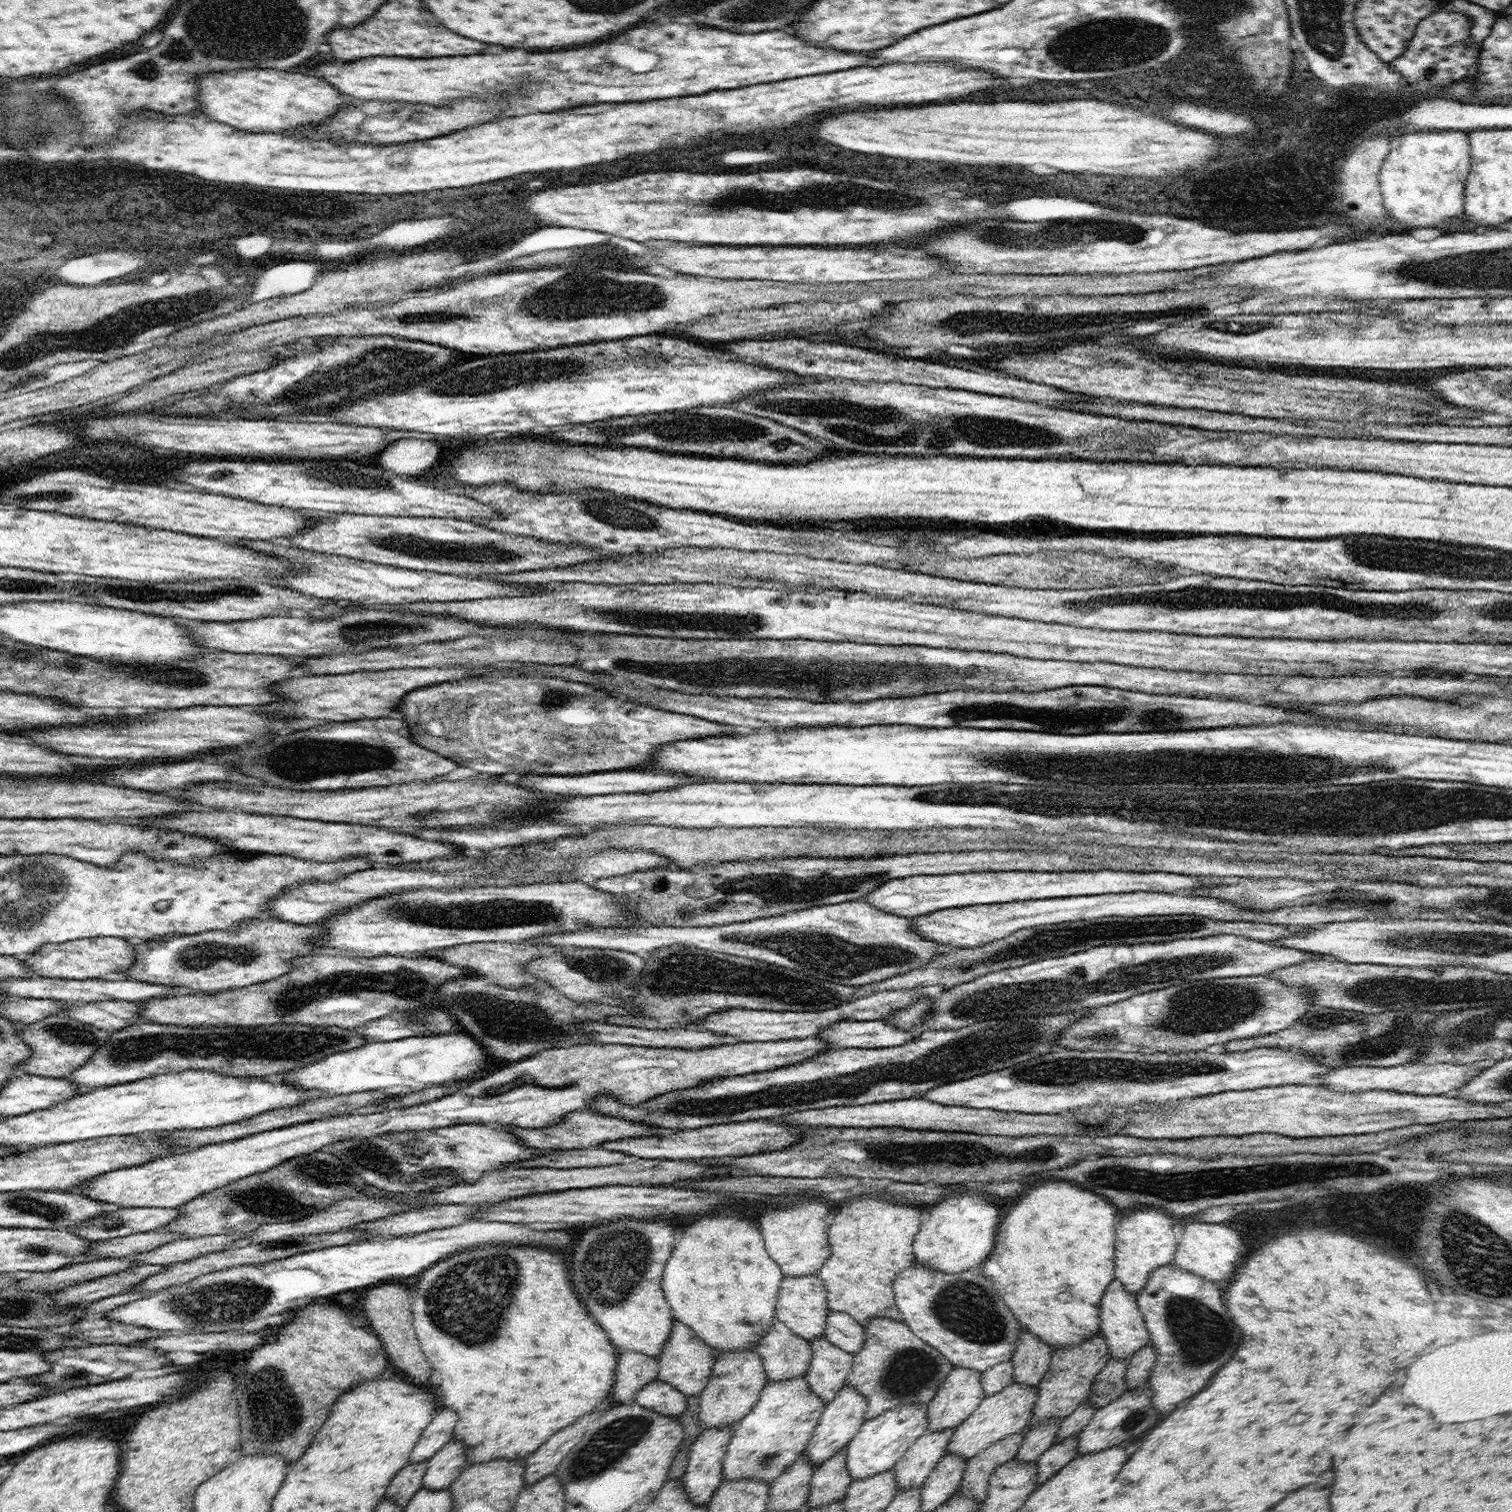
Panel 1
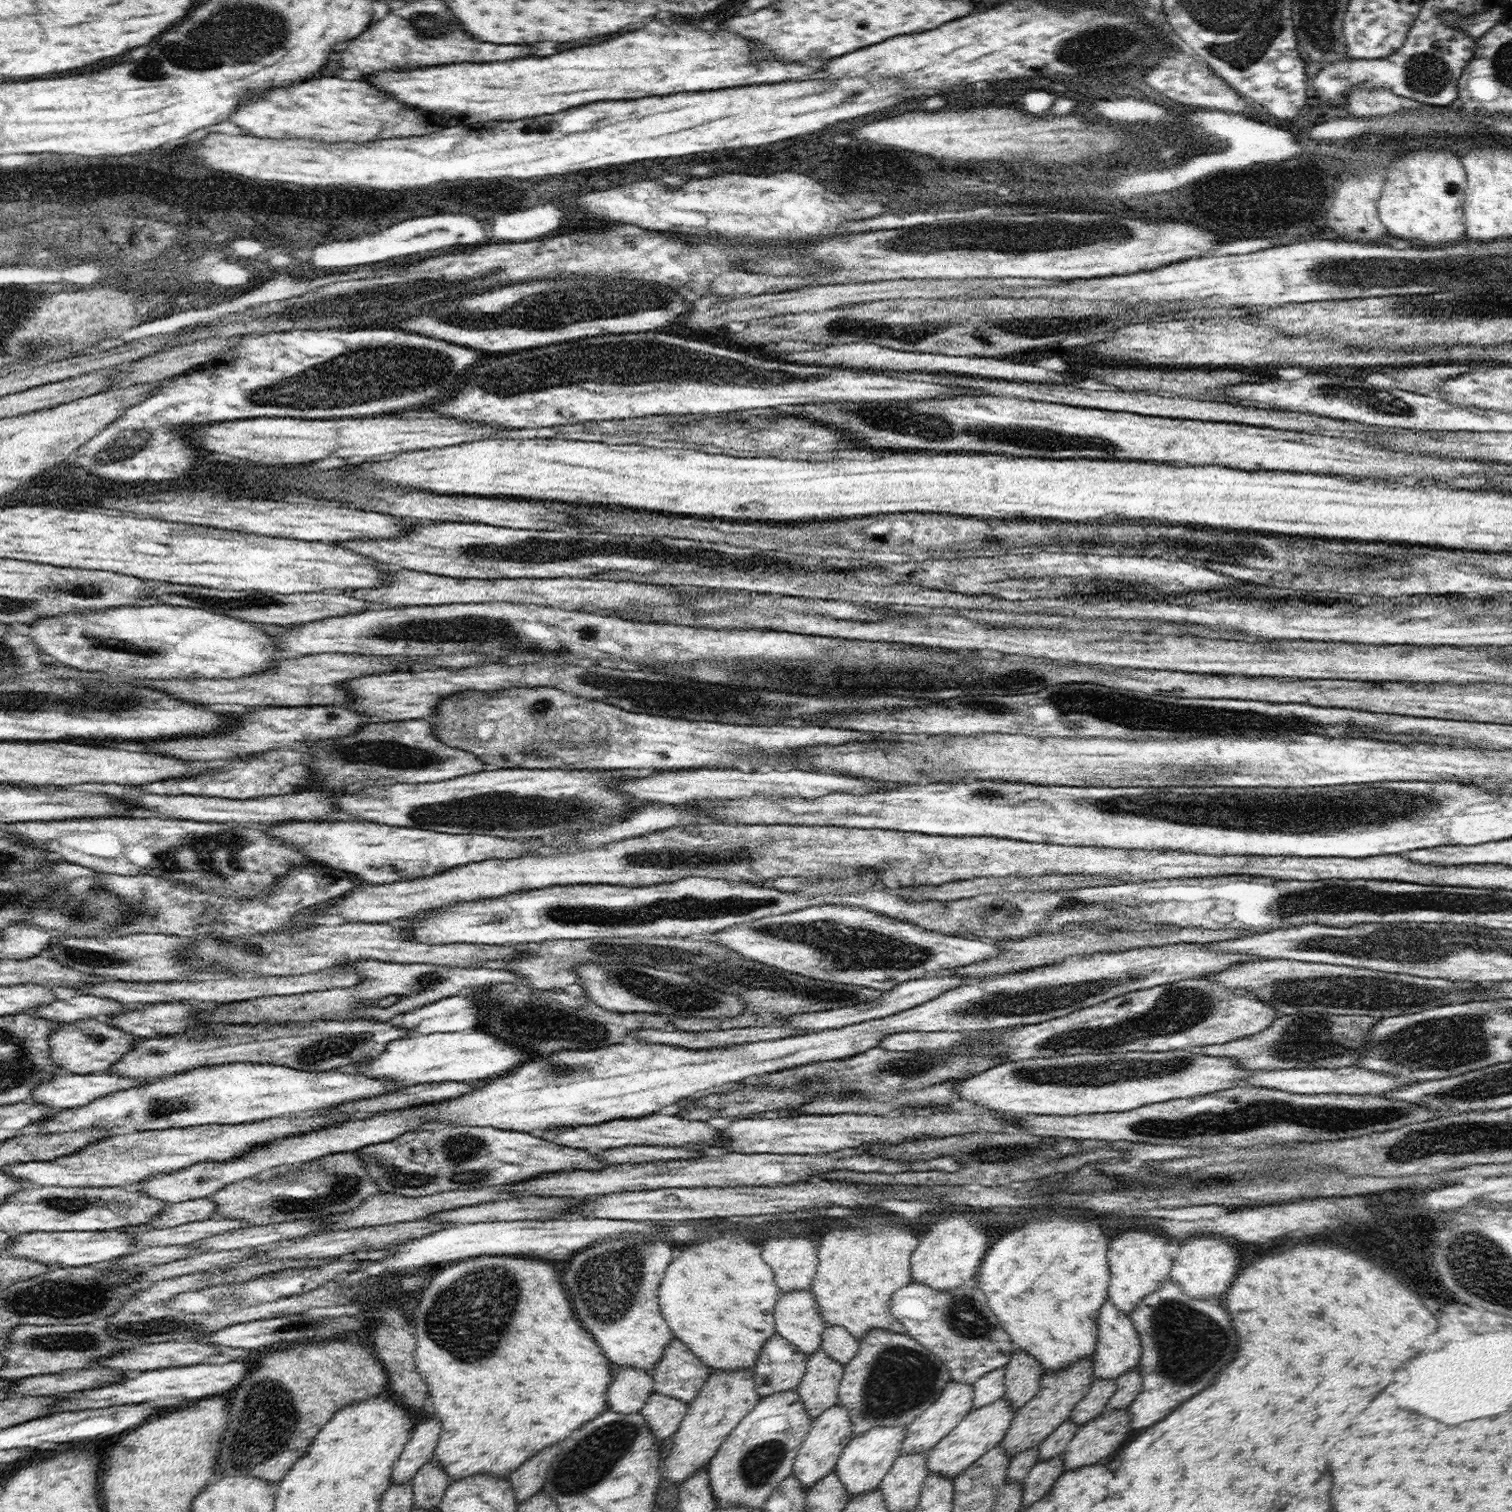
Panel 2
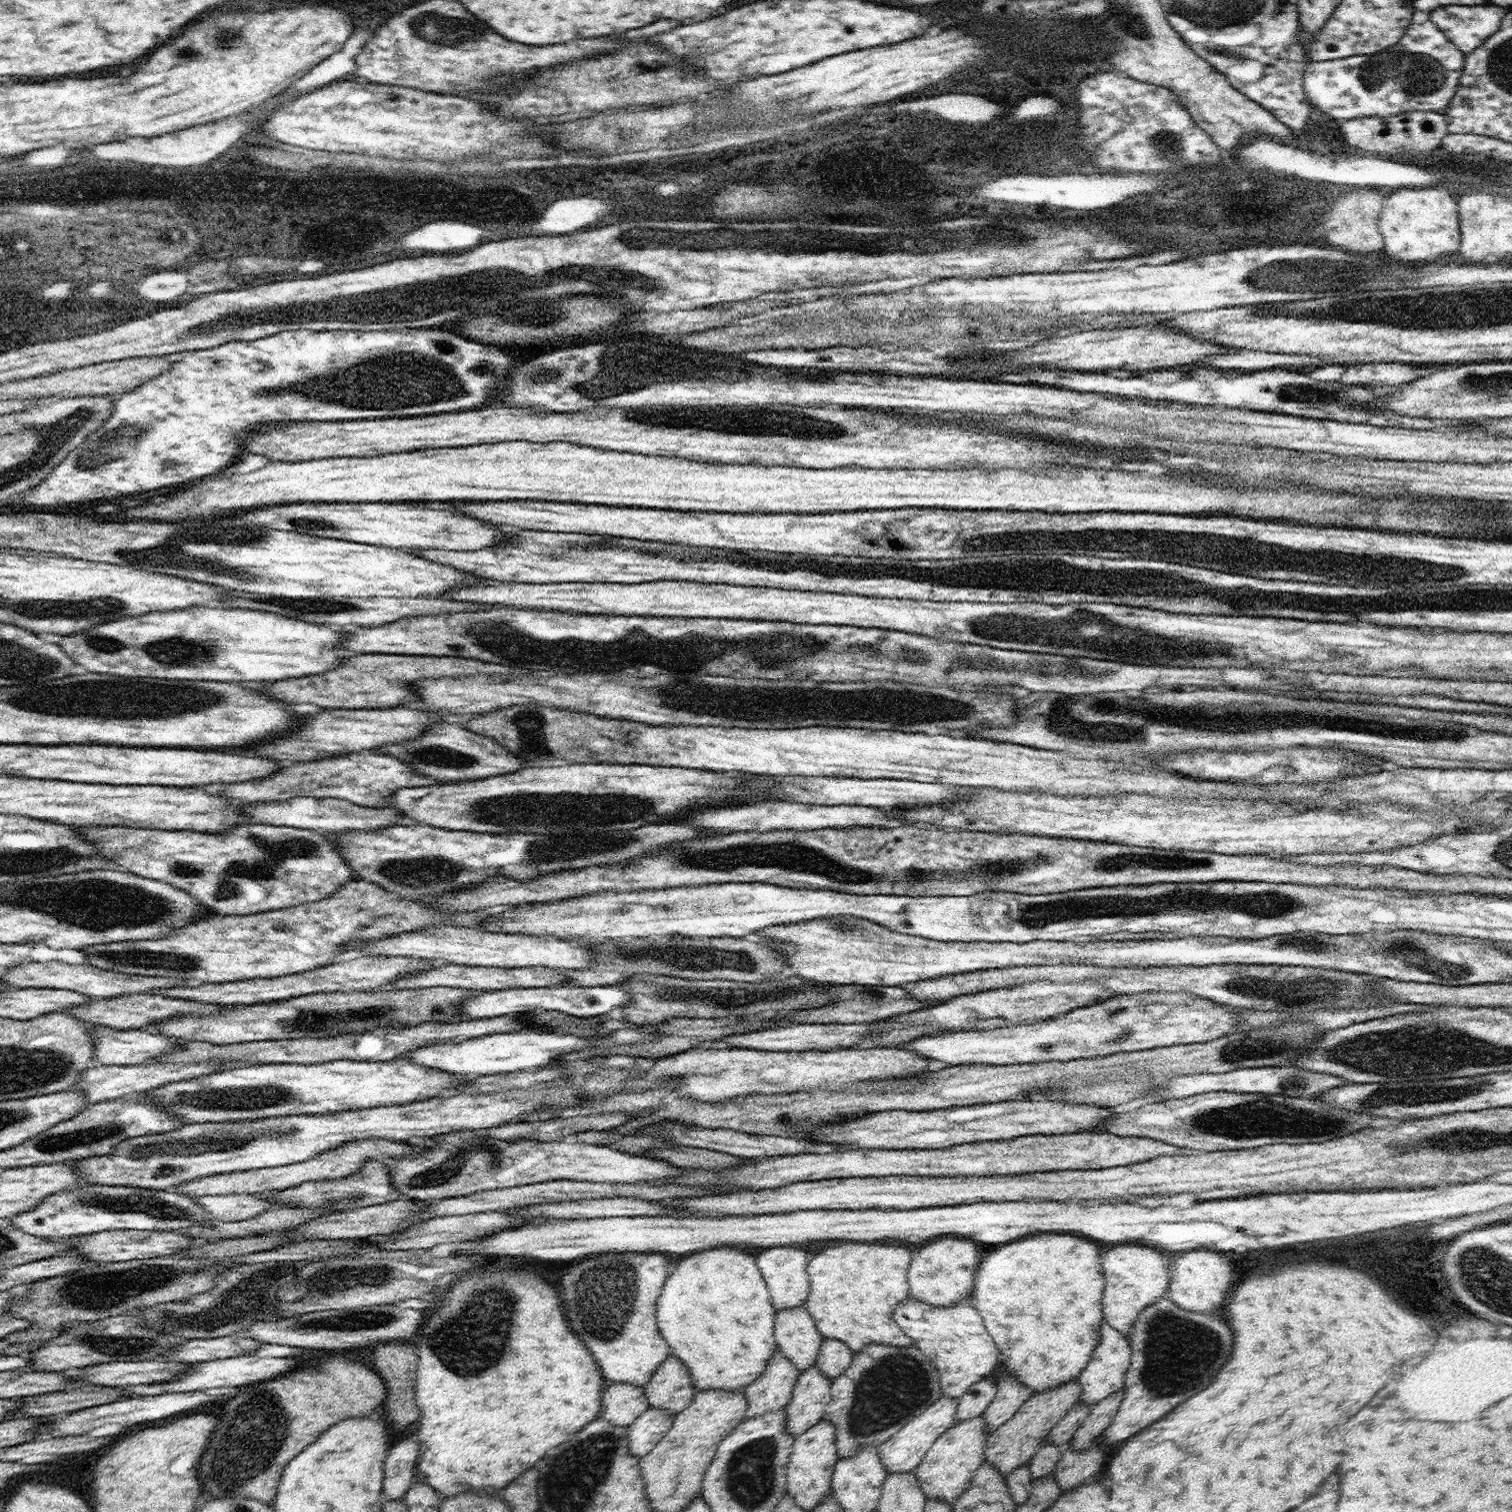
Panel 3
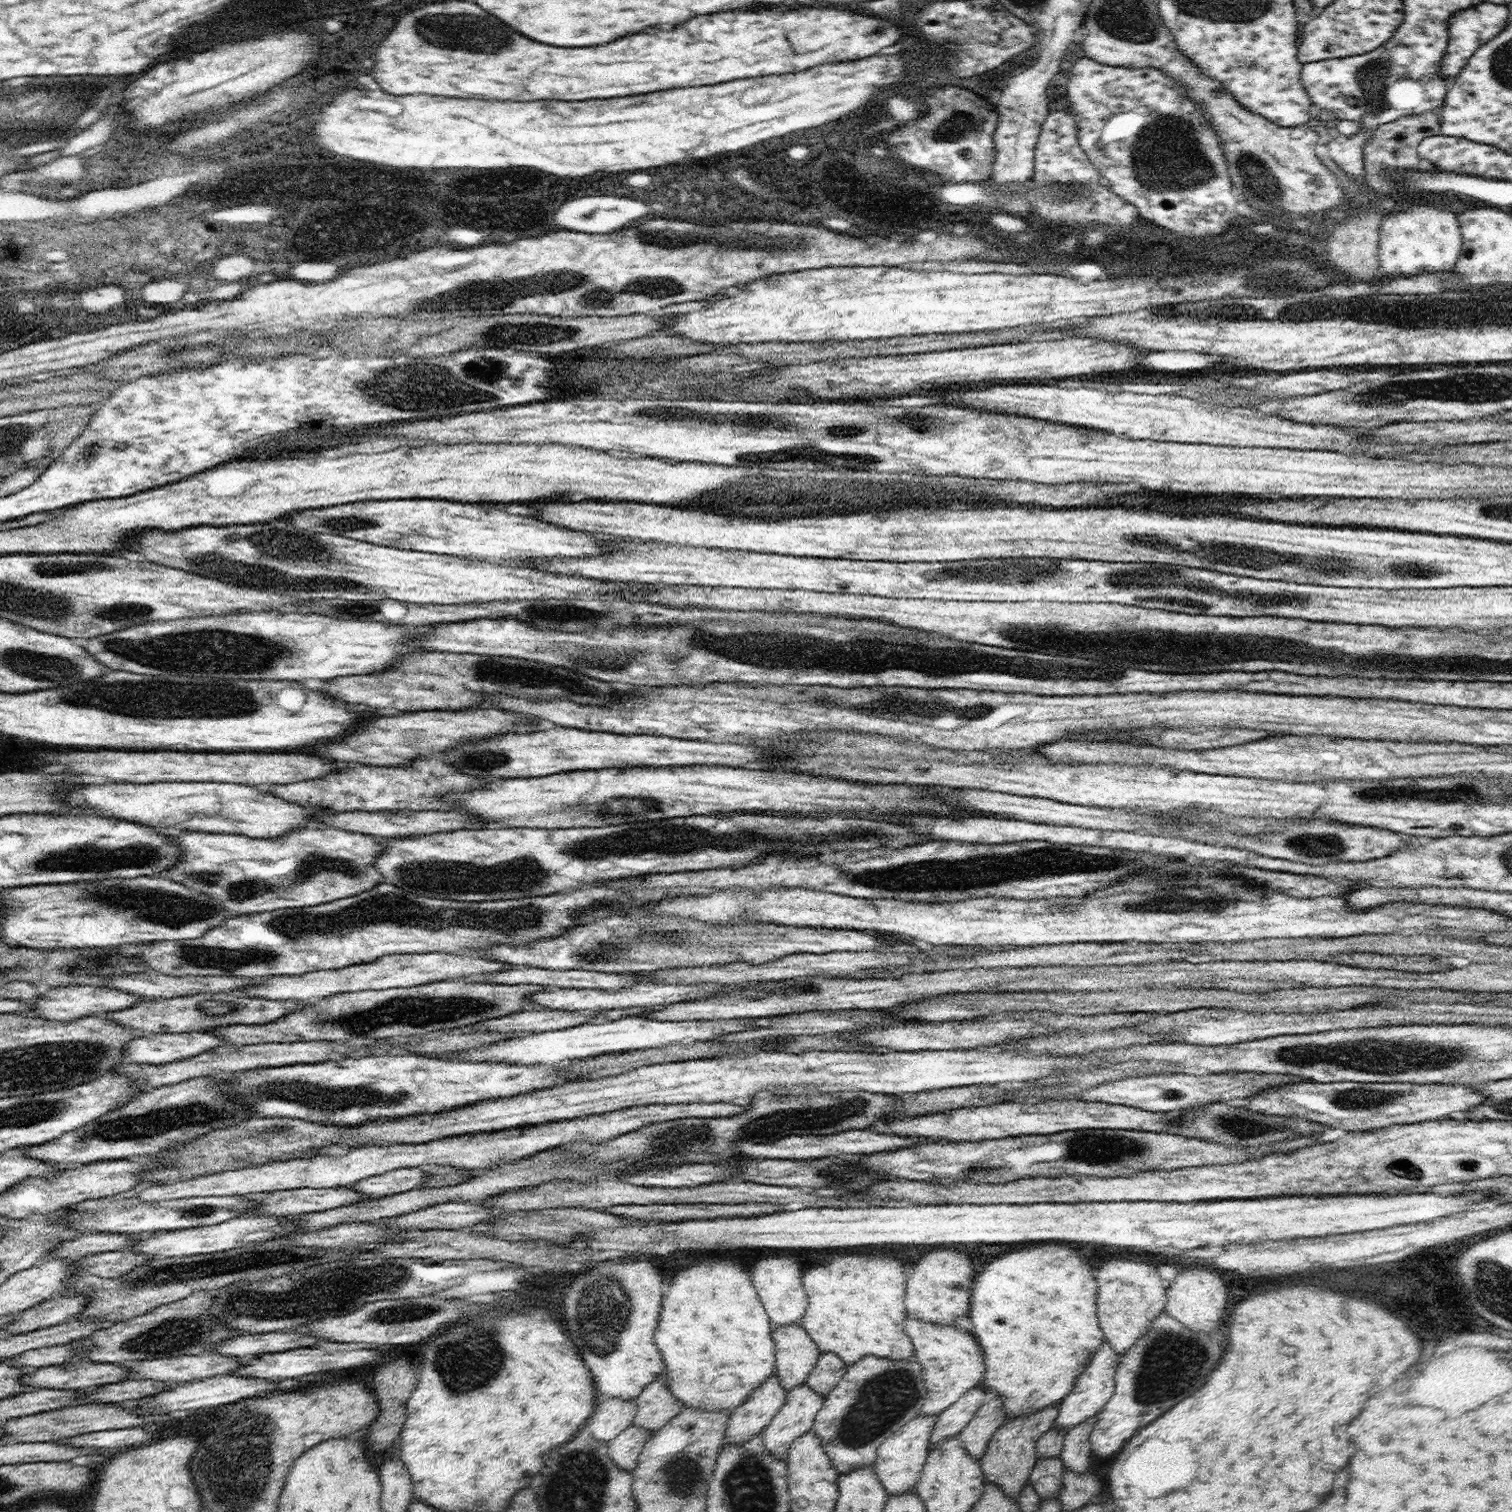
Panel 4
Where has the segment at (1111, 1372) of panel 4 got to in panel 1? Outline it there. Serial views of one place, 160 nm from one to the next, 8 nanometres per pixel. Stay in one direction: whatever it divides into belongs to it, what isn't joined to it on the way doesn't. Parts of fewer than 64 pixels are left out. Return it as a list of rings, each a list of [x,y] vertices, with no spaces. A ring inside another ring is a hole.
[[[1114,1280],[1105,1290],[1100,1301],[1100,1331],[1104,1333],[1109,1346],[1111,1359],[1129,1359],[1135,1352],[1138,1352],[1145,1344],[1150,1342],[1150,1335],[1141,1314],[1140,1307],[1137,1306],[1137,1295],[1125,1289],[1120,1281]]]

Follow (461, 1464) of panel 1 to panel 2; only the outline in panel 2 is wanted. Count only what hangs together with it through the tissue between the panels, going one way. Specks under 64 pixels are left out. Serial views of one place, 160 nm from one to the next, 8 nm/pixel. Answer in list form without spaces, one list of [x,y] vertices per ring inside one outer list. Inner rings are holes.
[[[436,1459],[423,1464],[413,1476],[414,1507],[438,1508],[452,1480]]]

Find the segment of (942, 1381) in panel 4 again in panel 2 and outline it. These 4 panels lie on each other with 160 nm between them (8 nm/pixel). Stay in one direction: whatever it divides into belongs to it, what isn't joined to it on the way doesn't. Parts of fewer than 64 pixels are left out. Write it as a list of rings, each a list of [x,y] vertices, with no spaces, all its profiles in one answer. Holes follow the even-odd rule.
[[[976,1279],[947,1291],[937,1291],[912,1280],[894,1292],[890,1304],[892,1314],[903,1324],[905,1332],[949,1368],[952,1381],[972,1385],[987,1372],[1005,1367],[1017,1349],[1000,1326]]]

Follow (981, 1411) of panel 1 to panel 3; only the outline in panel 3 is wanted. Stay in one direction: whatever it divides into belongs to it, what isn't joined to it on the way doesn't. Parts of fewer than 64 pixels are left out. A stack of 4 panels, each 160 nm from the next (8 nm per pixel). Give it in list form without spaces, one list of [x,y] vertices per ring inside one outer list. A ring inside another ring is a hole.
[[[980,1415],[953,1425],[928,1449],[921,1463],[915,1468],[919,1485],[928,1499],[936,1499],[953,1505],[967,1490],[975,1470],[985,1461],[987,1424]]]

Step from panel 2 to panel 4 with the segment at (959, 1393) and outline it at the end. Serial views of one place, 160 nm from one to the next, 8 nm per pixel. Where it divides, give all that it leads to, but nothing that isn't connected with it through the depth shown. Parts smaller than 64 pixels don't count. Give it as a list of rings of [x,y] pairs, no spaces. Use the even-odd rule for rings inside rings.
[[[918,1415],[878,1447],[877,1459],[872,1467],[889,1495],[904,1495],[905,1492],[914,1491],[927,1459],[931,1432],[937,1420],[938,1415]]]

